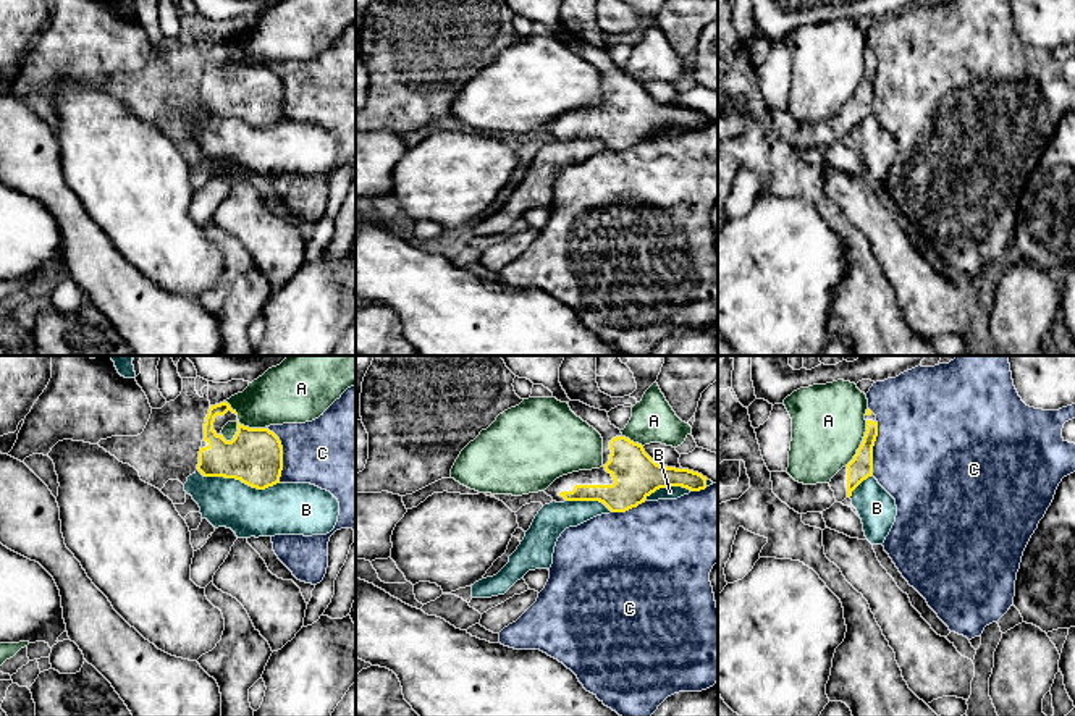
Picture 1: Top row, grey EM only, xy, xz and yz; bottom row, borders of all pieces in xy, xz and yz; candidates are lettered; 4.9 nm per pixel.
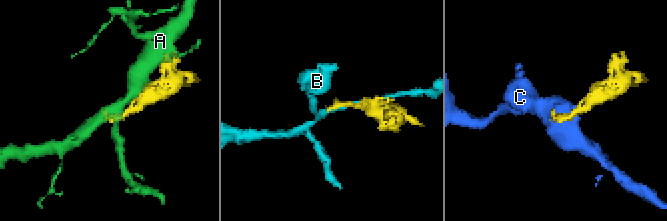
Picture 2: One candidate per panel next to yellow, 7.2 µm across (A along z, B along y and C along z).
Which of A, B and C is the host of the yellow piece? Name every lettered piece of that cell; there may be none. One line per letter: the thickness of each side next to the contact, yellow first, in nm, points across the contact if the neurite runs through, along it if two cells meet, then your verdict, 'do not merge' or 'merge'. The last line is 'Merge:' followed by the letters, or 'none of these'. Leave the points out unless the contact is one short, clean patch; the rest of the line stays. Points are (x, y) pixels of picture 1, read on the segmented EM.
A: calibres 280 and 280 nm; do not merge
B: calibres 280 and 240 nm; do not merge
C: calibres 280 and 360 nm; do not merge
Merge: none of these

